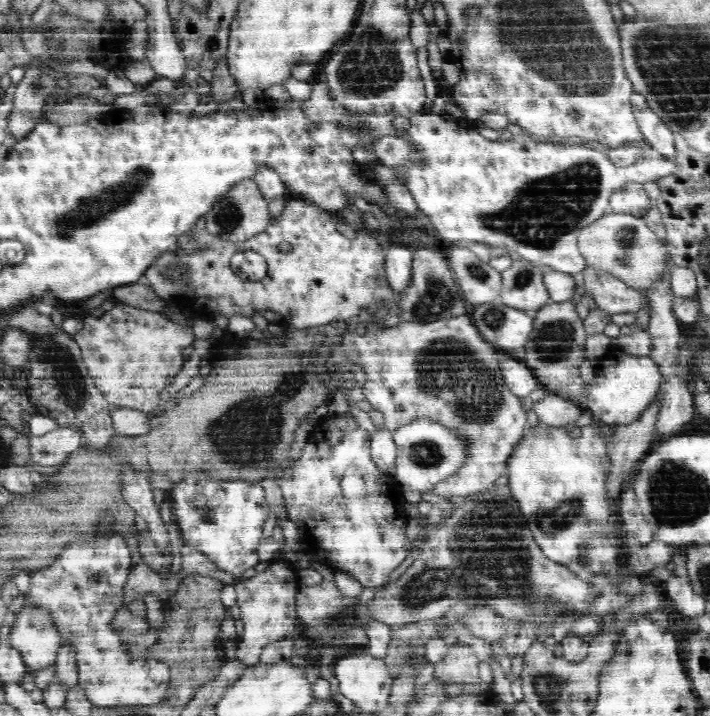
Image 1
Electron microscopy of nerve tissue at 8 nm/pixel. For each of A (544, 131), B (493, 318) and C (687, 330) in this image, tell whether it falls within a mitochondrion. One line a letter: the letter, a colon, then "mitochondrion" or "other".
A: other
B: mitochondrion
C: other

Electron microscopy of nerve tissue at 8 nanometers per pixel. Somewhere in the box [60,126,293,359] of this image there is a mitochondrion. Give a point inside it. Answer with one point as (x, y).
(229, 216)

